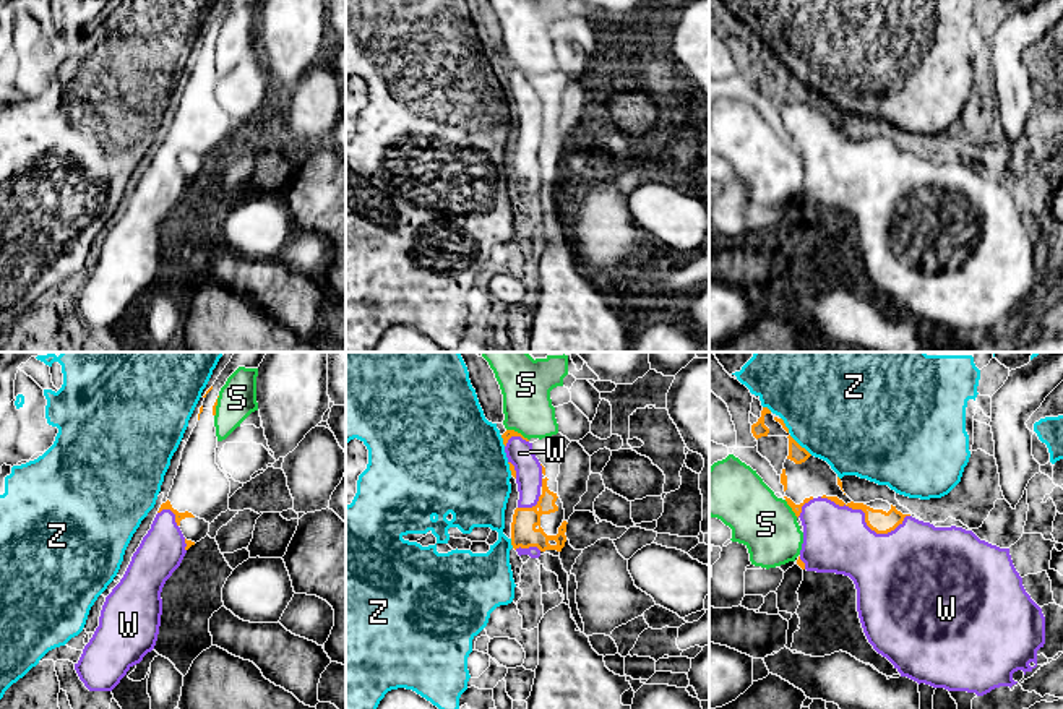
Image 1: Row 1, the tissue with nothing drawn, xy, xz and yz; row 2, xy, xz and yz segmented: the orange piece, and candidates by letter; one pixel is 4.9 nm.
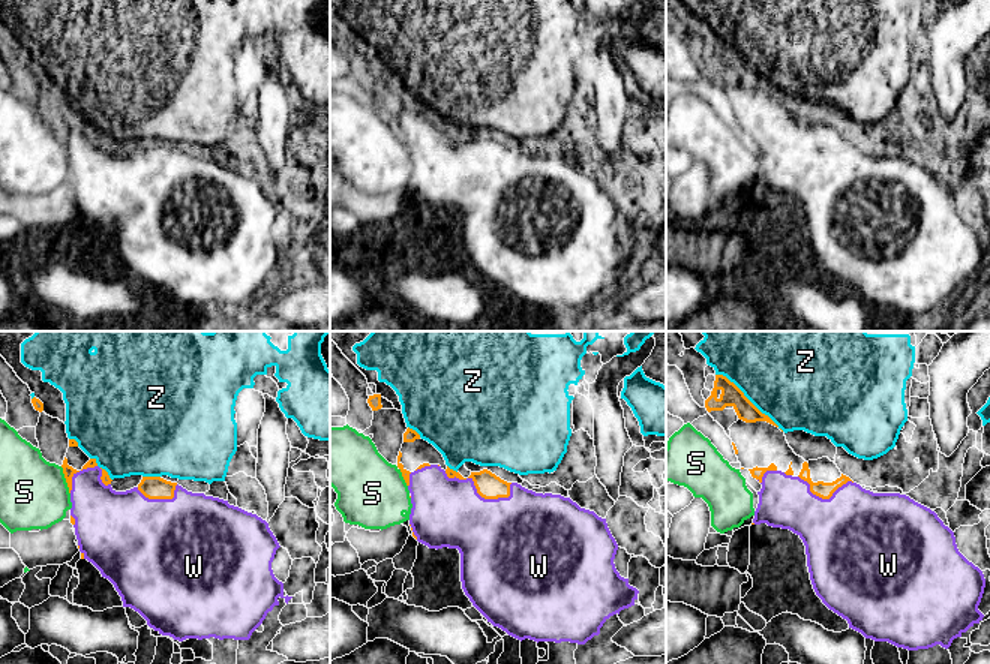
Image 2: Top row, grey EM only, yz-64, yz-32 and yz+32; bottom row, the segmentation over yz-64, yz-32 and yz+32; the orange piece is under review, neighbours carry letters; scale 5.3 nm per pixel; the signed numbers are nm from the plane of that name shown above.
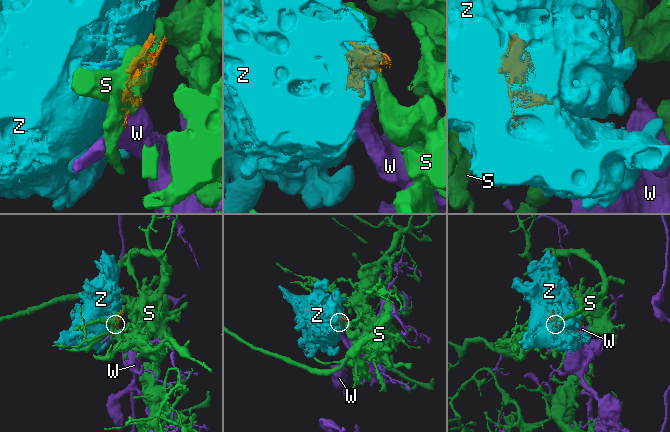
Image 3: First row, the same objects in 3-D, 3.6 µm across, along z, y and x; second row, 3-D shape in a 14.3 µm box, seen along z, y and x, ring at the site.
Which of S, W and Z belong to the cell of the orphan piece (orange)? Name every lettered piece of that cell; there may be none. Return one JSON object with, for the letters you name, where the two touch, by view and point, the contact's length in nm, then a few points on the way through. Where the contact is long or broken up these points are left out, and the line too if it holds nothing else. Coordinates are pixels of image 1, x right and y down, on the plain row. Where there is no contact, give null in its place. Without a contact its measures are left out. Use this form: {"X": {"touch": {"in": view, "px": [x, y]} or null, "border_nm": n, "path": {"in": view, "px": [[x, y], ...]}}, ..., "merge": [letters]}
{"W": {"touch": {"in": "yz", "px": [865, 154]}, "border_nm": 460}, "merge": ["W"]}

